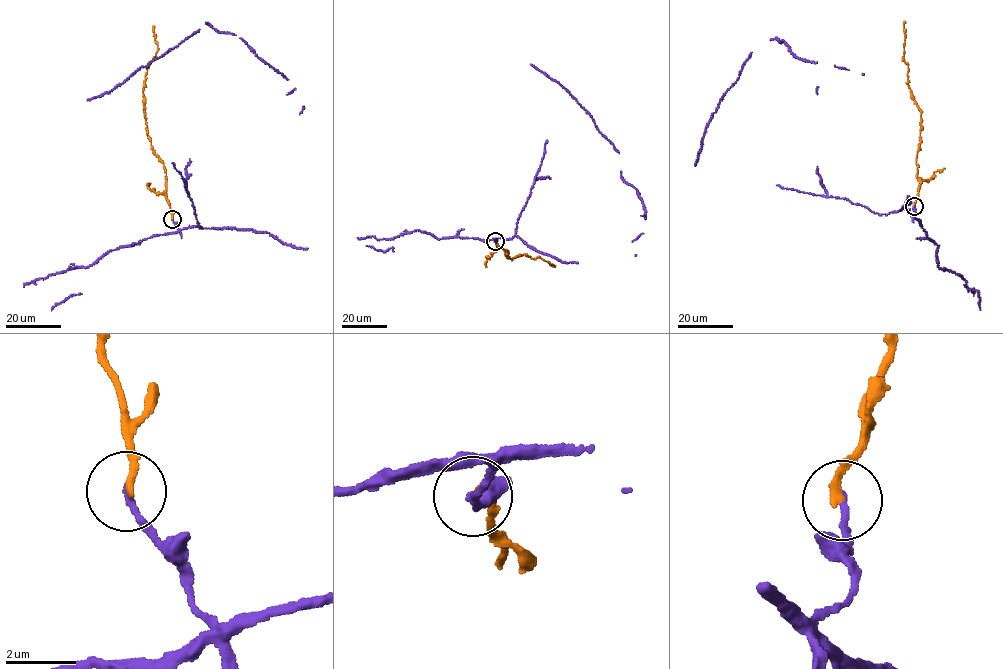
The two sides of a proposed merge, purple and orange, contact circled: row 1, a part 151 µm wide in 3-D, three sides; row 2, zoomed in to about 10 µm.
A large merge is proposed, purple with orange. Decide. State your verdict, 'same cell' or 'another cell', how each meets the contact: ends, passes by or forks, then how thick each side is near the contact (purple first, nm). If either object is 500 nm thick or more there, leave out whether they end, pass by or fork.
another cell; purple ends there; orange ends there; 170 nm thick on the purple side, 240 nm on the other

